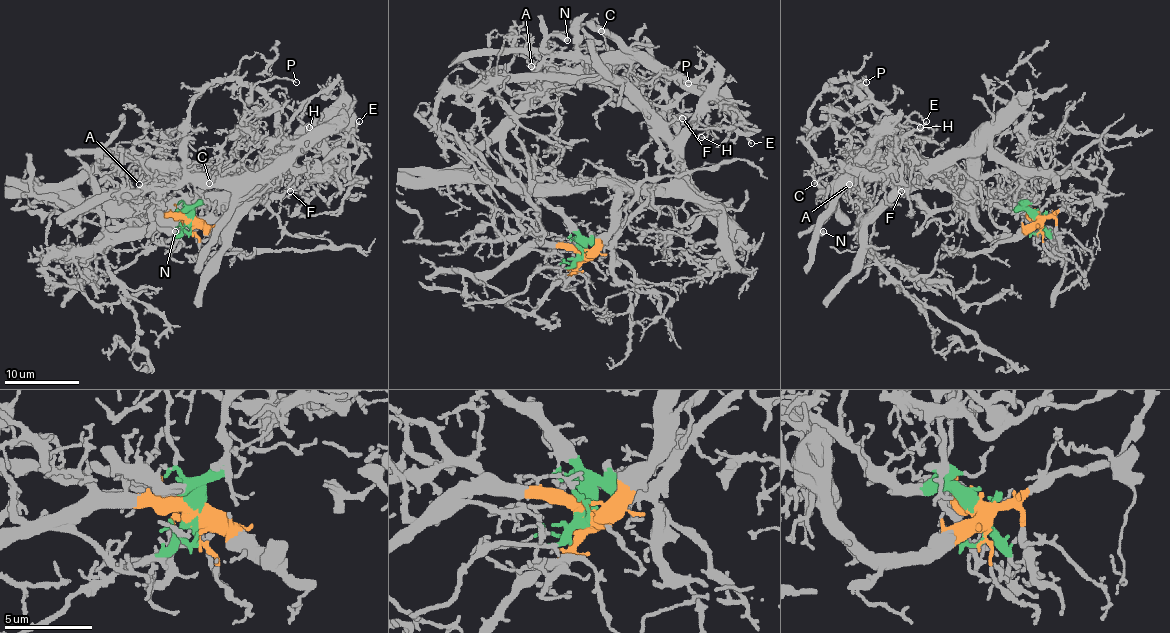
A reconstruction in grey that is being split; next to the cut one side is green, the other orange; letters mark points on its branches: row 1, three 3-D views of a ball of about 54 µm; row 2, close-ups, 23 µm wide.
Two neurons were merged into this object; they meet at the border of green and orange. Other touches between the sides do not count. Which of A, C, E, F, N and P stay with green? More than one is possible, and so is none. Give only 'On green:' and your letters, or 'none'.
On green: A, C, N, P

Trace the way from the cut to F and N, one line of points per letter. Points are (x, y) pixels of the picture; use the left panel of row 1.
F: (189, 219), (220, 238), (229, 223), (233, 204), (281, 156), (294, 173), (291, 191)
N: (189, 219), (185, 210), (172, 210), (112, 161), (148, 165), (159, 195), (151, 219), (176, 232)

